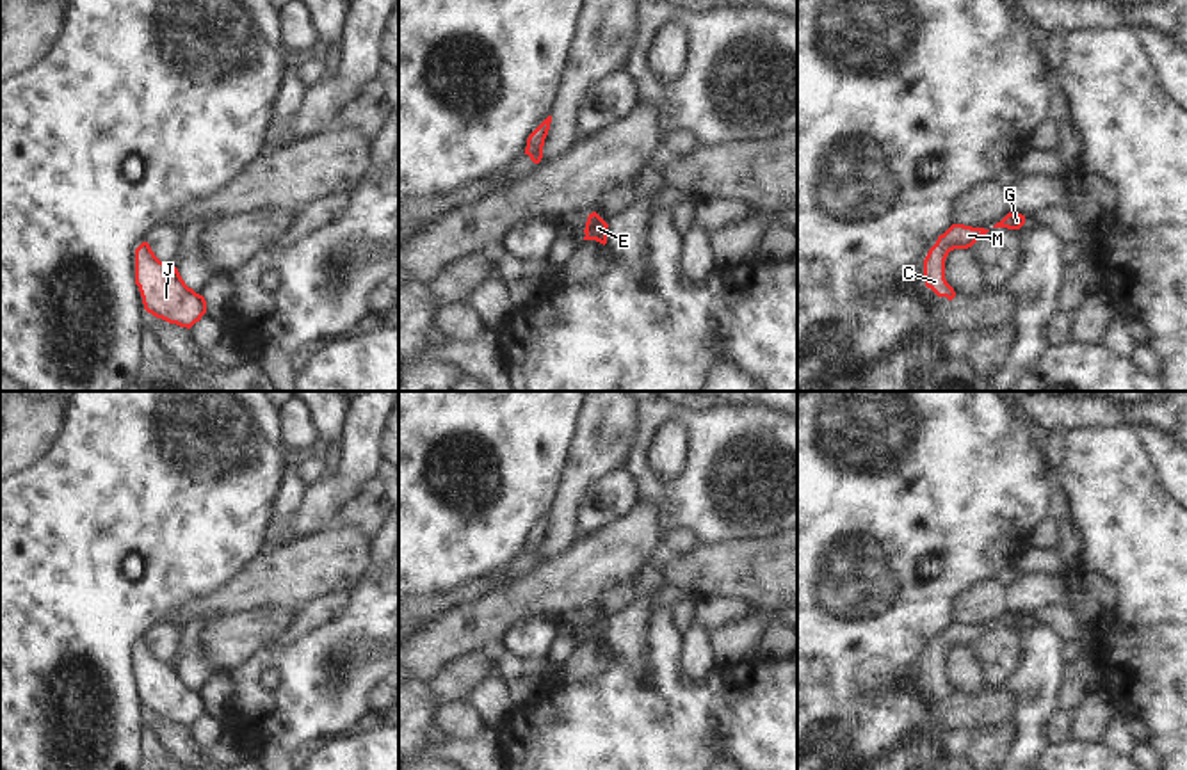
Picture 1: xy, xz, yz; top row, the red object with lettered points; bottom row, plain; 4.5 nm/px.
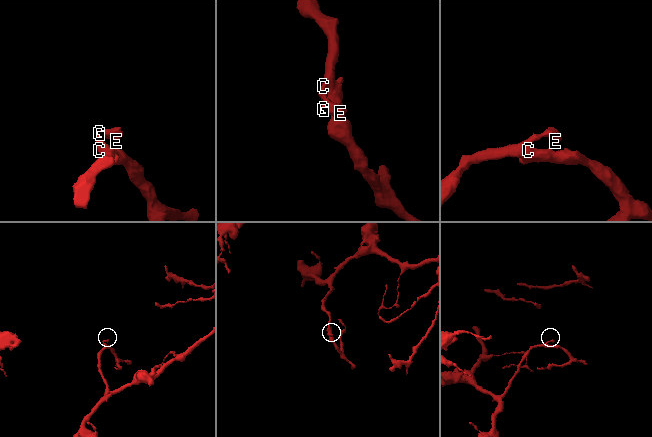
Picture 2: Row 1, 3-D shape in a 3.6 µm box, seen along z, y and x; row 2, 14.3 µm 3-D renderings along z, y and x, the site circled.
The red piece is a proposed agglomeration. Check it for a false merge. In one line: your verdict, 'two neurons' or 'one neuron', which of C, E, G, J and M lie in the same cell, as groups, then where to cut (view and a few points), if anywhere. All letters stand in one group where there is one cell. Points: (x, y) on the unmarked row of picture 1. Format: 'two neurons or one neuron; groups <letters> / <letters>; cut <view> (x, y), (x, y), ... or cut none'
one neuron; groups C E G J M; cut none

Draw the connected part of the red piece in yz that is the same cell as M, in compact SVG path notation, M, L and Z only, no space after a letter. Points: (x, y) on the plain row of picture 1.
M952 622L943 633L940 633L924 658L925 685L931 686L938 695L947 695L952 699L956 690L945 678L945 658L949 651L954 647L972 646L988 630L989 628L984 626Z

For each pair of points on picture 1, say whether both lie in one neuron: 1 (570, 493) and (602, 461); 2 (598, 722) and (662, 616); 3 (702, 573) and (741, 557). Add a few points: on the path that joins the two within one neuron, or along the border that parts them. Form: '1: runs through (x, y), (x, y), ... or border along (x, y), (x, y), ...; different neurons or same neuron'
1: runs through (577, 486), (595, 468); same neuron
2: runs through (625, 696), (662, 649), (662, 642); same neuron
3: runs through (710, 569), (728, 569), (732, 566); same neuron

